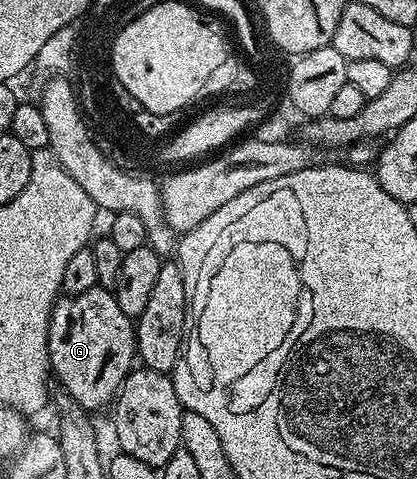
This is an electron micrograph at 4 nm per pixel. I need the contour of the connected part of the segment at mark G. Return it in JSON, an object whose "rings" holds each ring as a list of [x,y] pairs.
{"rings":[[[97,284],[85,292],[56,301],[49,320],[49,370],[54,381],[56,378],[63,385],[62,393],[69,395],[82,410],[96,412],[102,406],[110,407],[136,358],[133,320],[121,312],[110,289]]]}

